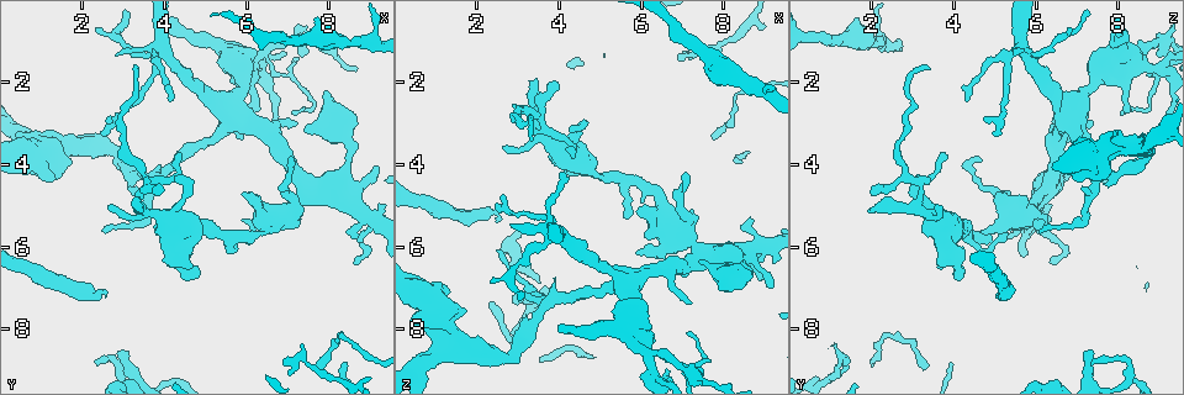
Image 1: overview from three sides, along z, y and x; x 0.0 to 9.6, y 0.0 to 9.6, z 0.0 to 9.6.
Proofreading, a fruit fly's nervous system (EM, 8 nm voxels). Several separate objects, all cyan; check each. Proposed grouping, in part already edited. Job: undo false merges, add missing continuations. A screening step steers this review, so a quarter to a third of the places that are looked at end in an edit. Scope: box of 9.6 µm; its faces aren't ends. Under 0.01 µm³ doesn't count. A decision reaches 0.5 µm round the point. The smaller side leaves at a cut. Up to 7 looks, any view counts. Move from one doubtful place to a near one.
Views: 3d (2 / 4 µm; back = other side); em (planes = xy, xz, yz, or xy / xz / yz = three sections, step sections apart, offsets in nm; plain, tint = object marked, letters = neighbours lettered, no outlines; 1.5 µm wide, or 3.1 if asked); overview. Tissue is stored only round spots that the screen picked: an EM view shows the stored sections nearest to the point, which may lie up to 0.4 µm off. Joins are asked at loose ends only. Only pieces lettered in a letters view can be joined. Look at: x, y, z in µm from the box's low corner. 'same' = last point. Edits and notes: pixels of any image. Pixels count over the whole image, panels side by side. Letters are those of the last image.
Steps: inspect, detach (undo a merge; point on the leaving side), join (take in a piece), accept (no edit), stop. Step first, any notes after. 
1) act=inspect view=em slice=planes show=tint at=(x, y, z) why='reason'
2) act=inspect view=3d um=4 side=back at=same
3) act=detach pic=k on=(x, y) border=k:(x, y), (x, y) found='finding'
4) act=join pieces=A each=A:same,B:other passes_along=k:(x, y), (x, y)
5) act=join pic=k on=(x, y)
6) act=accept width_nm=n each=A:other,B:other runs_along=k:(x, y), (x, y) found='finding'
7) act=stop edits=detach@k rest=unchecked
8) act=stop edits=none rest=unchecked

act=inspect view=3d um=4 at=(3.40, 5.10, 1.95)

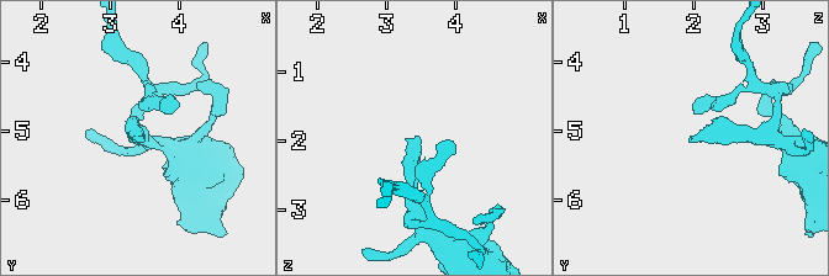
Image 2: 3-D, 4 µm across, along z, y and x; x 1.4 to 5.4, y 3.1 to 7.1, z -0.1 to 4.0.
act=inspect view=em slice=planes show=letters at=(3.35, 5.15, 1.90) why='now the EM'

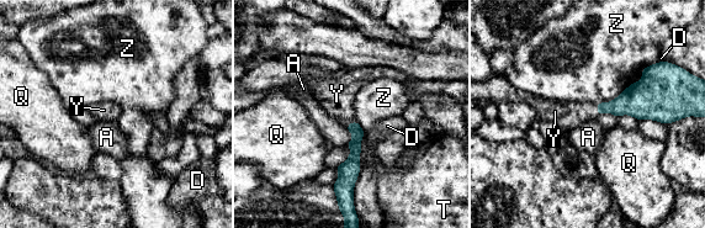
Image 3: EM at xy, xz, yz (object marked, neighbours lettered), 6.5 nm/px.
act=join pieces=Y each=A:other,D:other,Q:other,T:other,Y:same,Z:other passes_along=3:(353, 162), (350, 123), (337, 94) found='it goes on there'

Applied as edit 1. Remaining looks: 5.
act=inspect view=overview

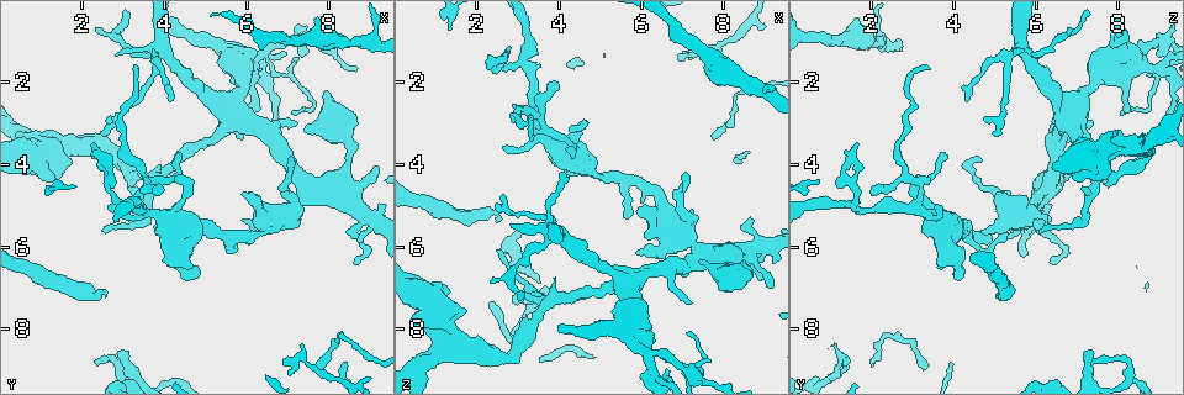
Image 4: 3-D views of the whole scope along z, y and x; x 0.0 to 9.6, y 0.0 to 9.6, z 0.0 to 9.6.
act=inspect view=3d um=4 at=(2.55, 6.95, 5.40) why='end of a long branch'

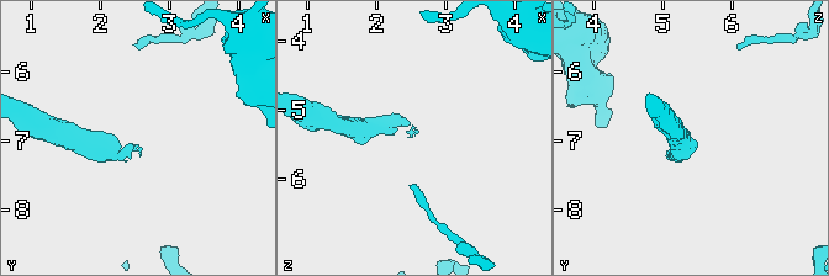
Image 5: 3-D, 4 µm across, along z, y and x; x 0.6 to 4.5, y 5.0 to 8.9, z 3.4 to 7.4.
act=inspect view=em slice=yz step=8 show=letters at=(2.50, 7.05, 5.40) why='now the EM'

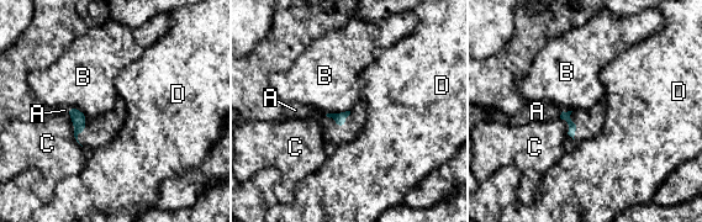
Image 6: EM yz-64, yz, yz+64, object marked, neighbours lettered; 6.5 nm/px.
act=join pieces=A each=A:same,B:other,C:other,D:other passes_along=6:(573, 126), (560, 115), (537, 111) found='it goes on there'

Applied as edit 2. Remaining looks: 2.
act=stop edits=join@3,join@6 rest=unchecked

